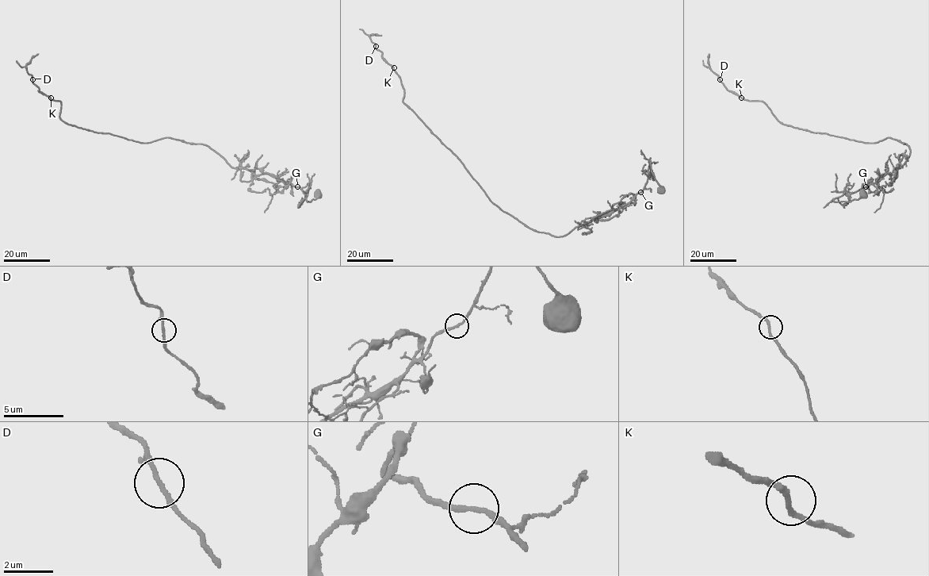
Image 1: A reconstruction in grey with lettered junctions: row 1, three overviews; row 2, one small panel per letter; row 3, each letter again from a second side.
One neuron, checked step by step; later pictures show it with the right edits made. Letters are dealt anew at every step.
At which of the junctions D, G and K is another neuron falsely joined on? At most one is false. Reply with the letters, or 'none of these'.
none of these

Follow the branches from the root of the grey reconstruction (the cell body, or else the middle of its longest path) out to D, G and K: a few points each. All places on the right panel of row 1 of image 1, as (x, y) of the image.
D: (862, 195), (833, 200), (900, 168), (905, 144), (783, 124), (720, 79)
G: (862, 195), (849, 201), (833, 200), (846, 192), (855, 192), (865, 186)
K: (862, 195), (833, 200), (900, 168), (910, 153), (905, 144), (786, 125), (763, 101), (741, 97)

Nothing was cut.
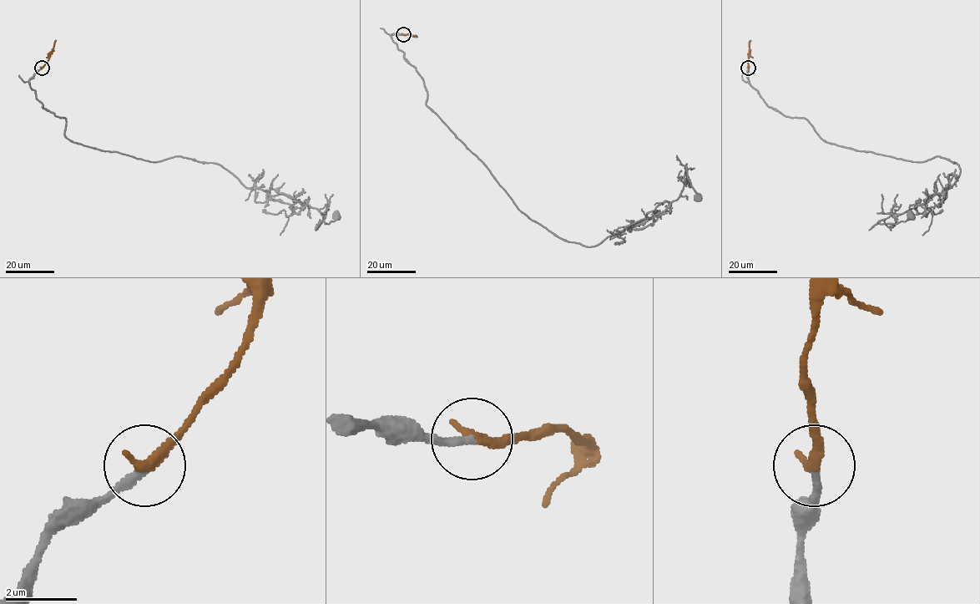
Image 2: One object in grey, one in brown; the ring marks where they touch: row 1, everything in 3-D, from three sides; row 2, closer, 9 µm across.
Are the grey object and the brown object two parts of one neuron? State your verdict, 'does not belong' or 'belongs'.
belongs

